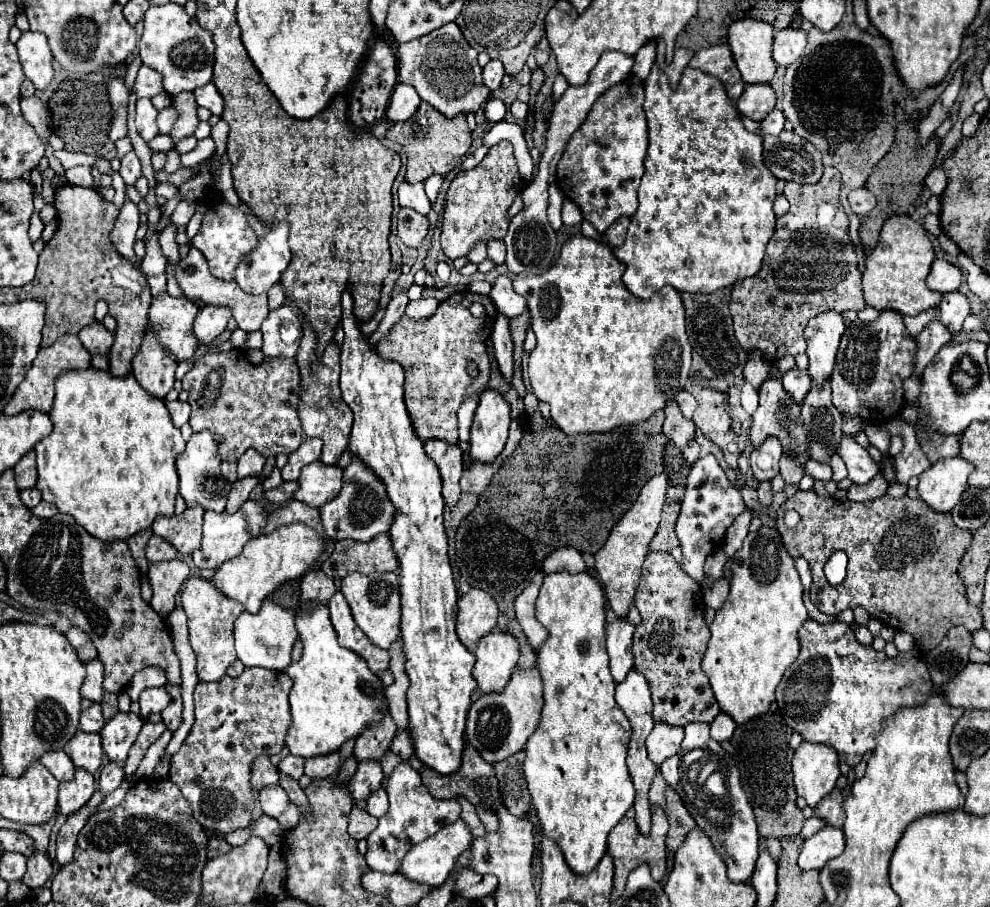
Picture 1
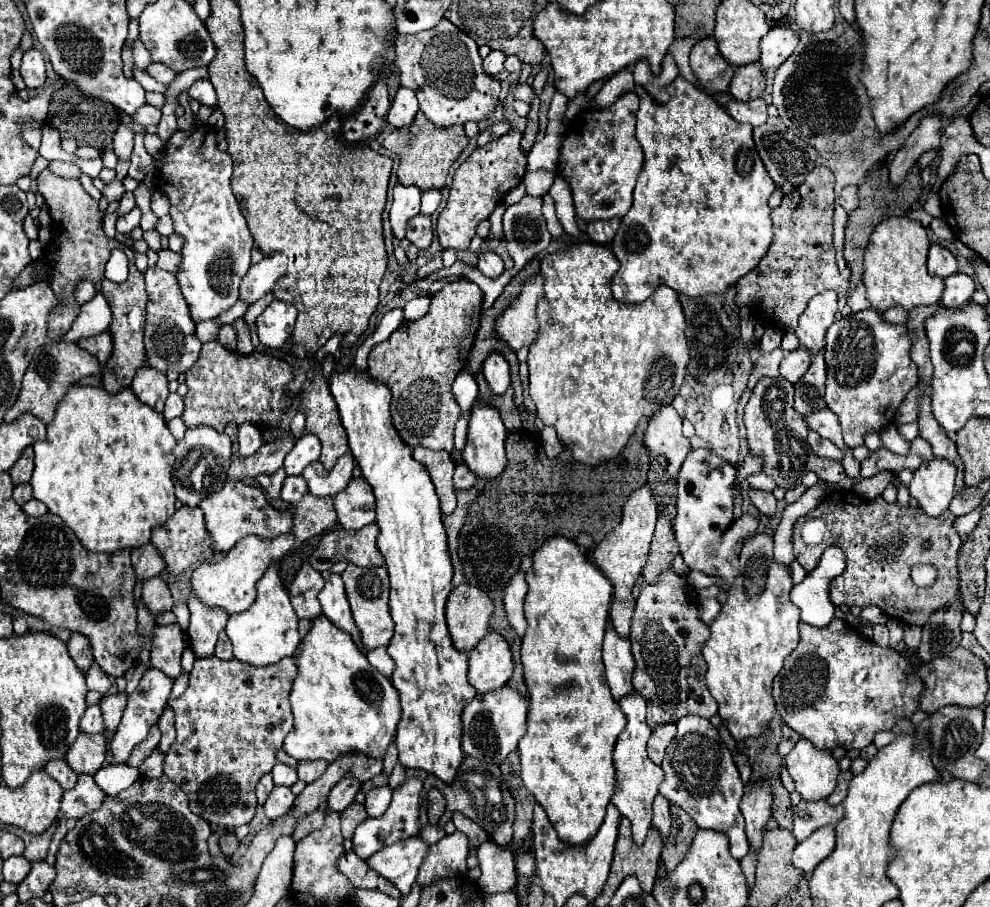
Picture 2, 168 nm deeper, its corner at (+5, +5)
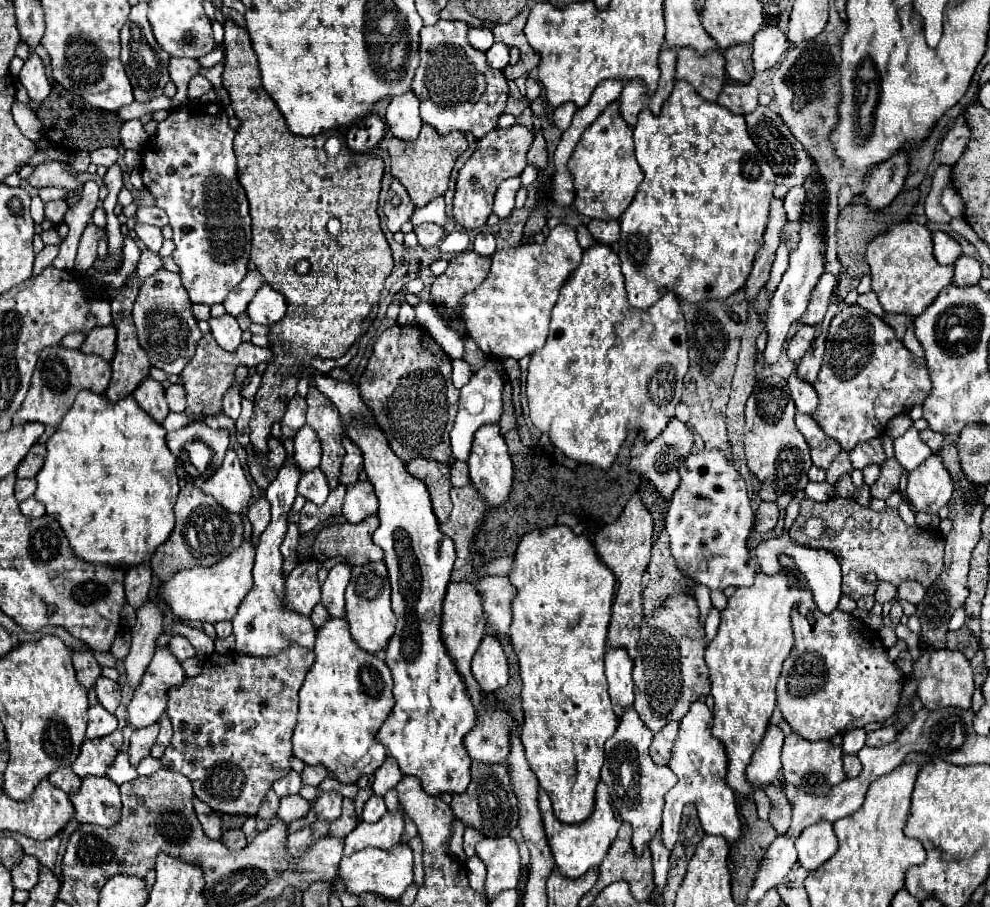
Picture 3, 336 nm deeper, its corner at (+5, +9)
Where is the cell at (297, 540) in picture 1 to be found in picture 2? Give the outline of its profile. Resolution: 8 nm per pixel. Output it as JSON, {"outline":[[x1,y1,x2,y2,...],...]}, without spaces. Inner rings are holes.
{"outline":[[292,533,280,535,280,537,272,539,272,541,262,541,260,537,254,537,254,535,244,537,220,561,204,563,204,565,200,565,200,567,196,567,192,571,190,593,194,593,194,597,198,597,206,607,212,607,212,609,218,607,218,609,226,611,228,615,246,611,256,599,256,583,258,583,258,579,264,575,264,571,274,561,280,561,286,553,290,553,294,549,294,539,296,537]]}

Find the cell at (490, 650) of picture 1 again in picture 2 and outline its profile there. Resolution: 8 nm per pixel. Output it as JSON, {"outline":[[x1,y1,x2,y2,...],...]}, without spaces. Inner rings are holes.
{"outline":[[488,631,468,657,468,681,478,693,500,689,512,675,512,653,500,633]]}

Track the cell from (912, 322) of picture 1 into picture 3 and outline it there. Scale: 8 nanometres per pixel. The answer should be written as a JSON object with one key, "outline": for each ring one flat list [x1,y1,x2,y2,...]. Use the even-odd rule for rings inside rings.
{"outline":[[872,291,860,295,860,297,858,297,858,305,864,307,864,309,868,309,870,313,874,313,874,315,878,315,878,317,884,317,884,311,882,311,882,307,880,307,880,303,878,303,878,297,876,297]]}

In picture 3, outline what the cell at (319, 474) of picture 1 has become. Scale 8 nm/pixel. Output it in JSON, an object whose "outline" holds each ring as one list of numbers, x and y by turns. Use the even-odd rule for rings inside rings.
{"outline":[[342,439,342,445,346,449,346,455,344,455,344,463,342,463,340,483,350,485,350,483,358,481,358,473,362,471,362,453,360,453,358,445,352,443,350,439]]}

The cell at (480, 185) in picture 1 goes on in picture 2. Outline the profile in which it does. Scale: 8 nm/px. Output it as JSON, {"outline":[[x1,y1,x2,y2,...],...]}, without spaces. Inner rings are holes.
{"outline":[[510,129,500,139,494,139,486,143,484,147,478,147,454,173,454,185,450,189,450,197,446,207,442,209,436,231,440,245,444,249,468,249,472,237,476,235,476,227,480,221,488,219,490,213,496,209,498,203,502,203,504,195,522,183,522,177,526,173,526,155,520,149,522,133,516,129]]}

